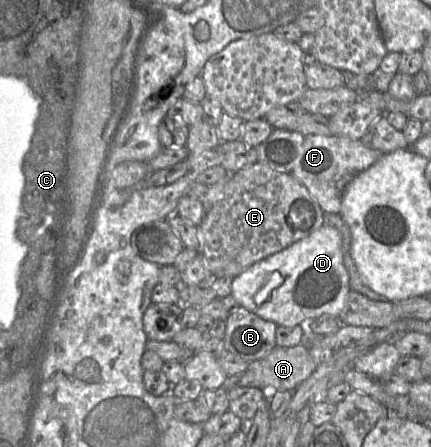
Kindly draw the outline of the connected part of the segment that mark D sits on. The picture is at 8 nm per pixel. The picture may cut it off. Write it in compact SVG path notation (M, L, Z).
M323 225L306 238L270 255L233 278L231 295L240 306L277 326L293 327L307 318L315 319L323 314L339 318L343 313L351 290L349 273L343 262L341 233L332 226Z

